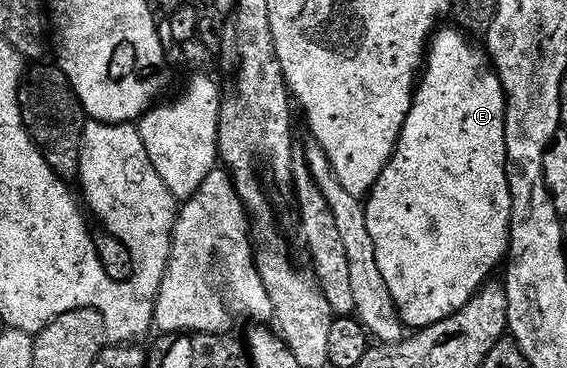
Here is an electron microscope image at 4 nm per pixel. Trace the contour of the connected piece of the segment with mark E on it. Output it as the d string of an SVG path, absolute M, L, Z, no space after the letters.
M455 27L450 28L440 28L429 42L429 52L425 57L425 72L414 90L411 110L405 119L405 127L399 136L395 154L387 161L387 165L381 171L377 183L365 201L369 235L373 235L373 243L377 251L377 267L381 267L381 275L393 295L393 303L403 319L404 326L415 331L427 329L433 323L441 323L441 319L465 307L465 303L469 303L469 299L473 299L488 278L494 274L491 272L498 265L500 268L504 264L507 245L511 241L511 192L507 178L507 148L505 147L505 111L507 110L505 91L501 87L501 79L491 68L491 58L486 52L480 46L478 49L471 42L474 40L466 32Z

